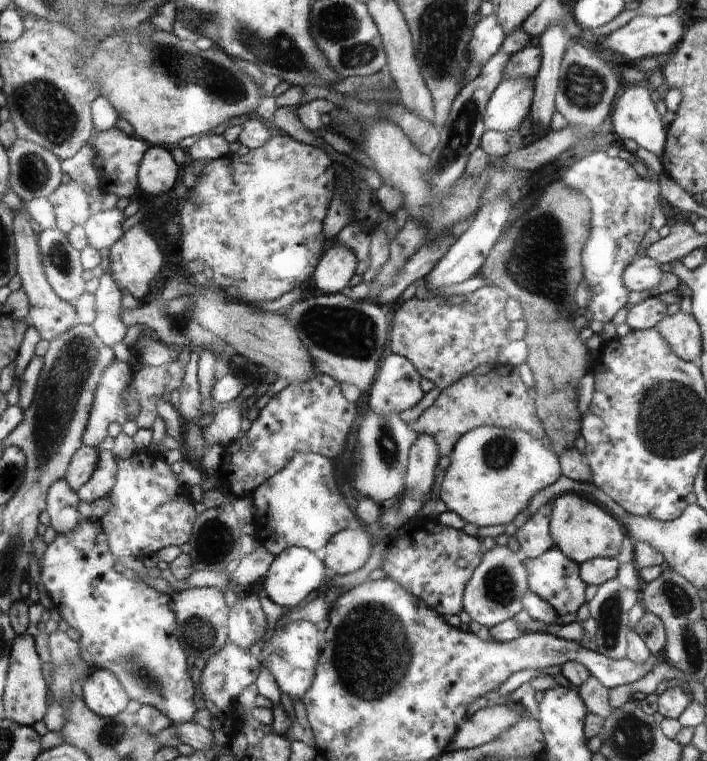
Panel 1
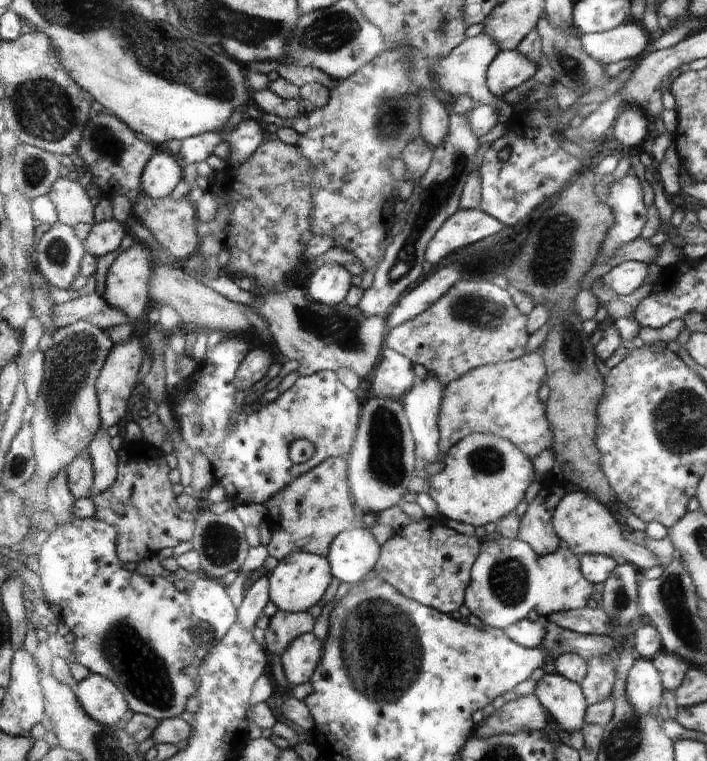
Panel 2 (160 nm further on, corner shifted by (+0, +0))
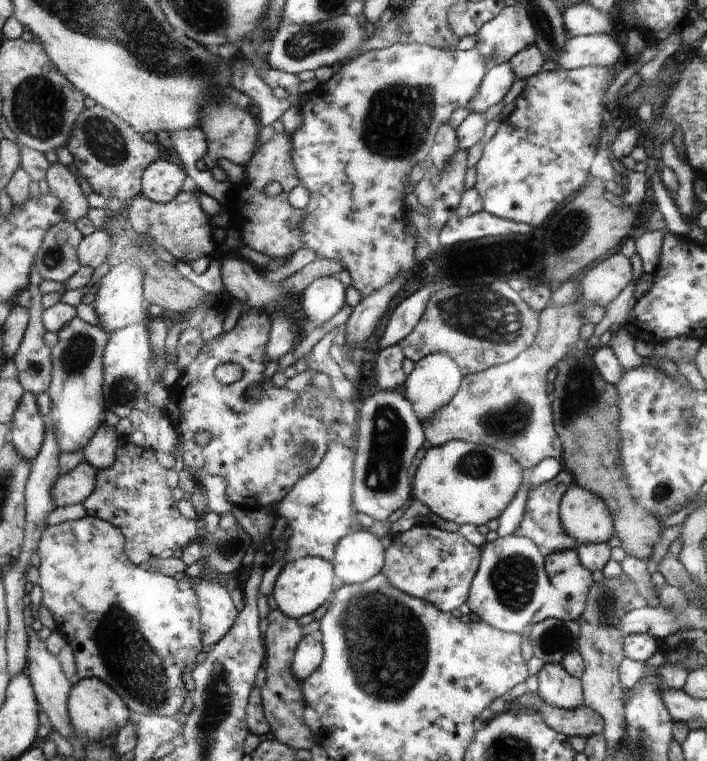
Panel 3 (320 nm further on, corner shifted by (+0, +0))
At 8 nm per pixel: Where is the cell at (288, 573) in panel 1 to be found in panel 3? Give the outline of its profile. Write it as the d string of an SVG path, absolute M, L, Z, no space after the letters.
M302 557L286 563L275 580L273 590L277 608L285 615L300 620L300 616L310 615L316 608L320 608L332 594L334 573L332 565L320 557Z

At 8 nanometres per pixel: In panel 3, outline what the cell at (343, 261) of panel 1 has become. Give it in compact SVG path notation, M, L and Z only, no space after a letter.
M335 276L314 279L301 294L304 316L310 327L321 327L344 306L344 286Z

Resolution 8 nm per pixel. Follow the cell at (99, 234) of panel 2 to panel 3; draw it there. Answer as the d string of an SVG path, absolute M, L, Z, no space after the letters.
M108 228L98 229L91 235L86 235L77 246L79 263L93 269L106 261L112 252L114 252L113 240Z

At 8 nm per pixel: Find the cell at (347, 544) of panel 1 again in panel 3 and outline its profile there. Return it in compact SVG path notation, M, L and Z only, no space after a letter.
M358 530L340 540L332 562L339 584L363 583L375 577L382 566L382 544L370 532Z

